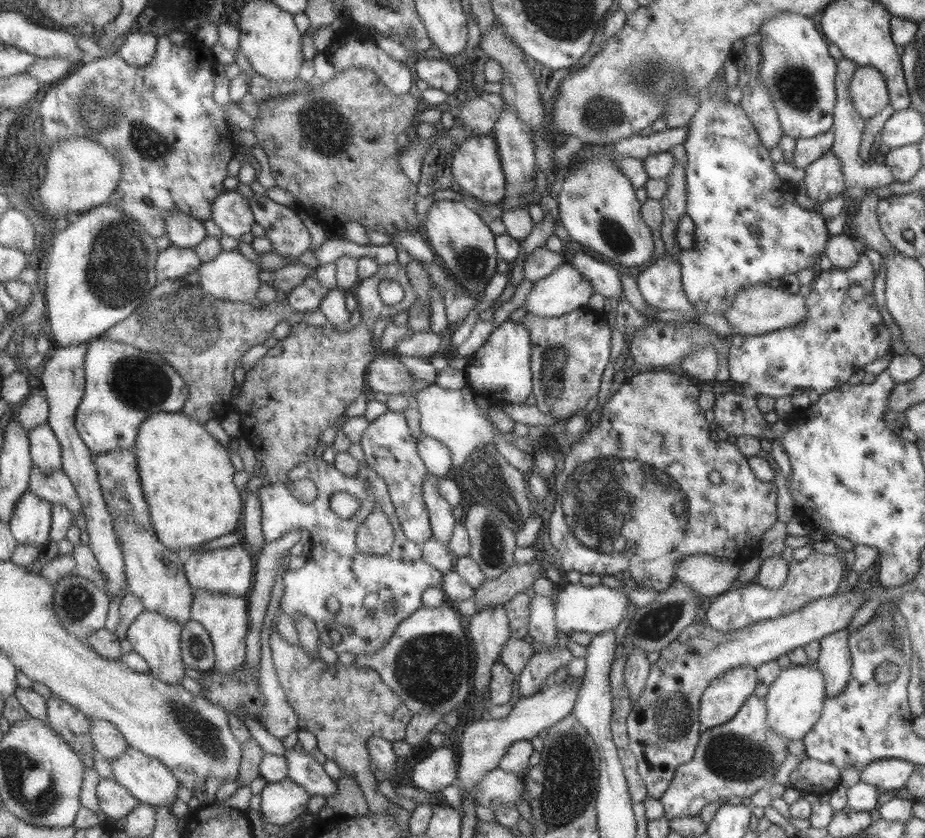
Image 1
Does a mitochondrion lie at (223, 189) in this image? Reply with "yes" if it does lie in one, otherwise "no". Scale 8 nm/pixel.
no

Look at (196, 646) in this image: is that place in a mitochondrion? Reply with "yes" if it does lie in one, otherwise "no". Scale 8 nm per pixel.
yes

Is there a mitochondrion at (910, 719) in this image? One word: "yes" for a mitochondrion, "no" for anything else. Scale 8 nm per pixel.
no

